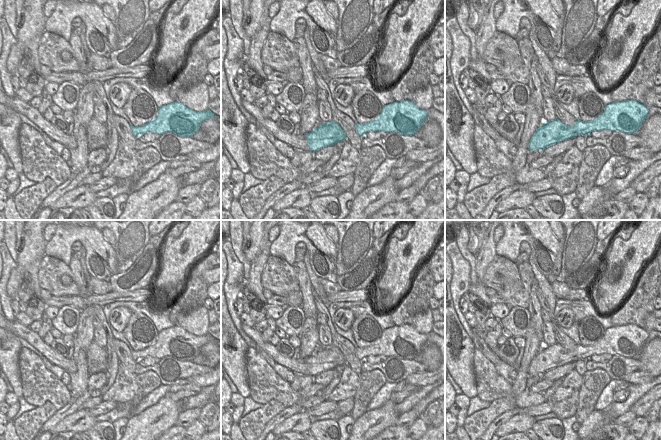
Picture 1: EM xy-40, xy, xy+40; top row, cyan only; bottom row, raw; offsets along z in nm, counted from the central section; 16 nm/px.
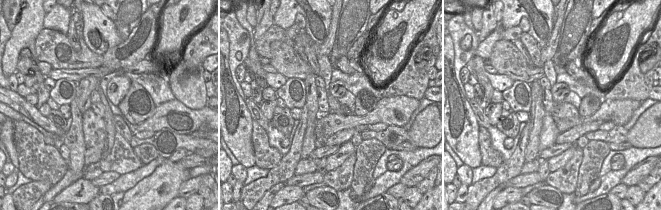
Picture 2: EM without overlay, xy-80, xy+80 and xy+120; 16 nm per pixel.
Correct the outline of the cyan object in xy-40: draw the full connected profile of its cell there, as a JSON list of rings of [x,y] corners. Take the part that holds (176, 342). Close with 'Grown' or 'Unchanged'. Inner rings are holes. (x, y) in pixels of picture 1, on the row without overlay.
[[[175,325],[158,332],[154,344],[139,351],[130,349],[130,352],[136,363],[147,356],[159,359],[170,356],[179,361],[192,361],[207,343],[214,343],[214,337],[209,334],[196,336]]]. Unchanged

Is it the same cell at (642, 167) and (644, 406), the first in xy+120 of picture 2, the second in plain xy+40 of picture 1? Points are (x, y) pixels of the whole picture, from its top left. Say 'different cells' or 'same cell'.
same cell

